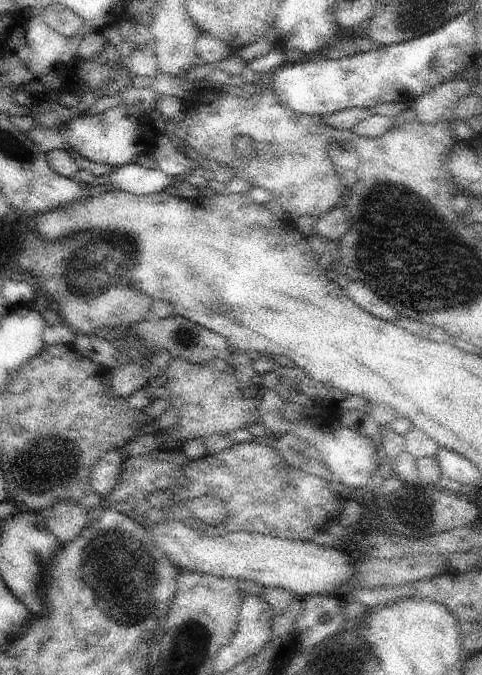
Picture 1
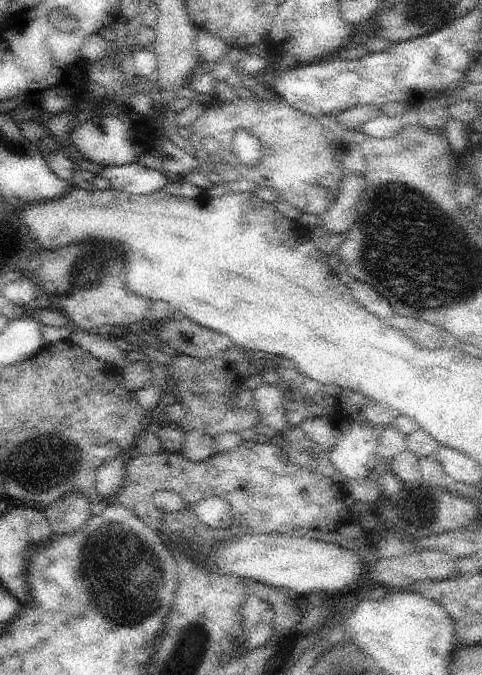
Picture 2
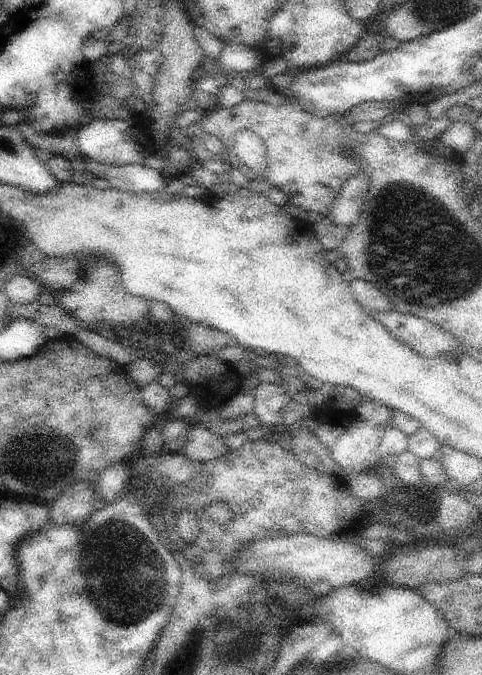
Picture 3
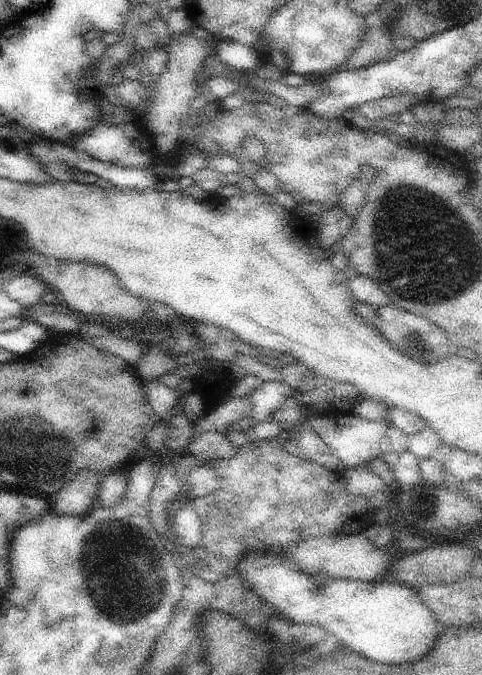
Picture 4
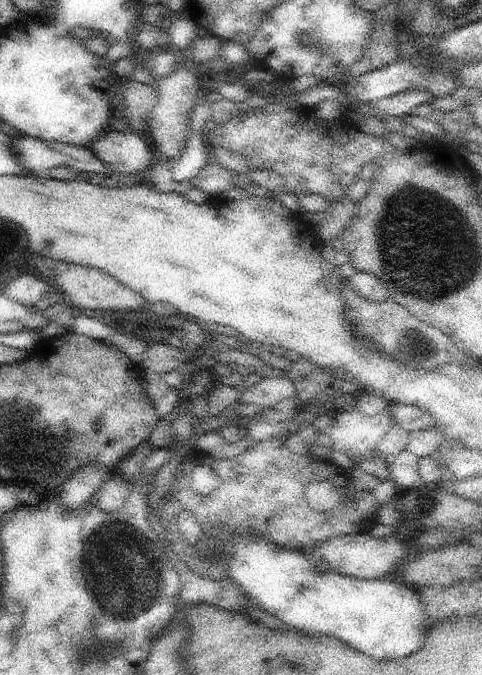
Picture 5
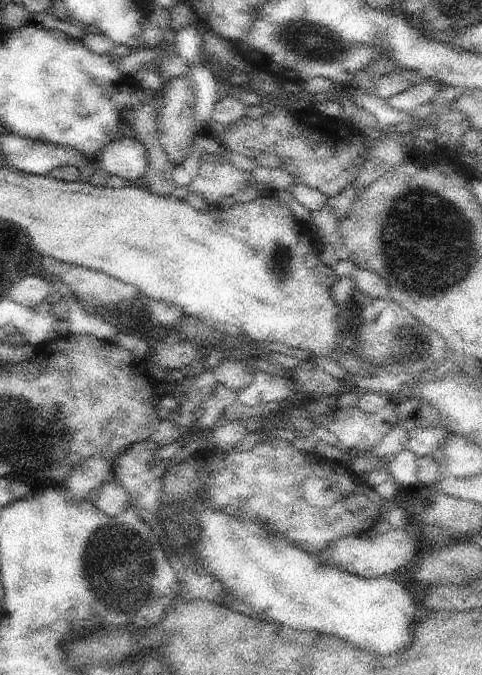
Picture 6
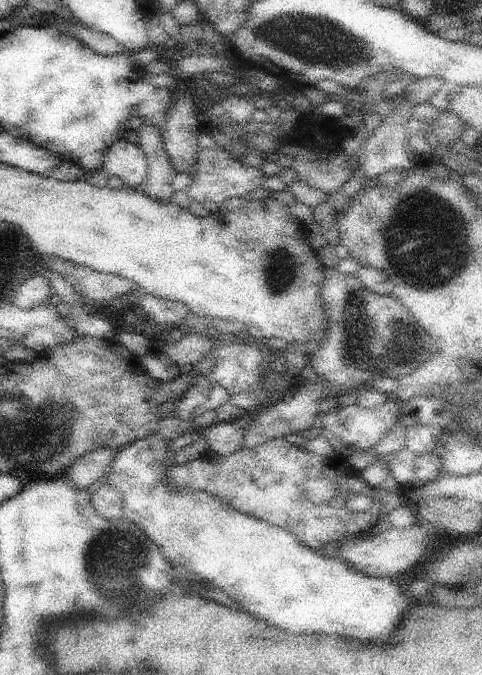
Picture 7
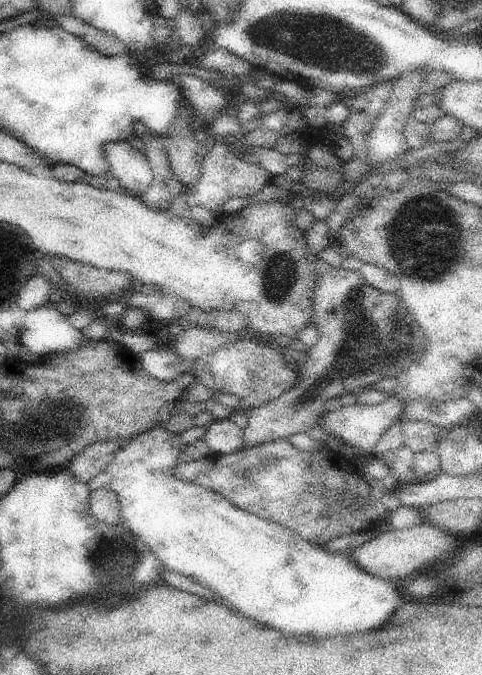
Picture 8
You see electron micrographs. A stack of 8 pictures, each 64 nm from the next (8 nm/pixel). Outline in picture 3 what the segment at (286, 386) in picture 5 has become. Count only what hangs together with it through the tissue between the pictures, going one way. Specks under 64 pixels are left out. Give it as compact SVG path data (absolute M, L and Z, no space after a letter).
M260 382L253 395L253 414L262 425L277 426L282 423L281 408L285 406L288 396L280 384Z

